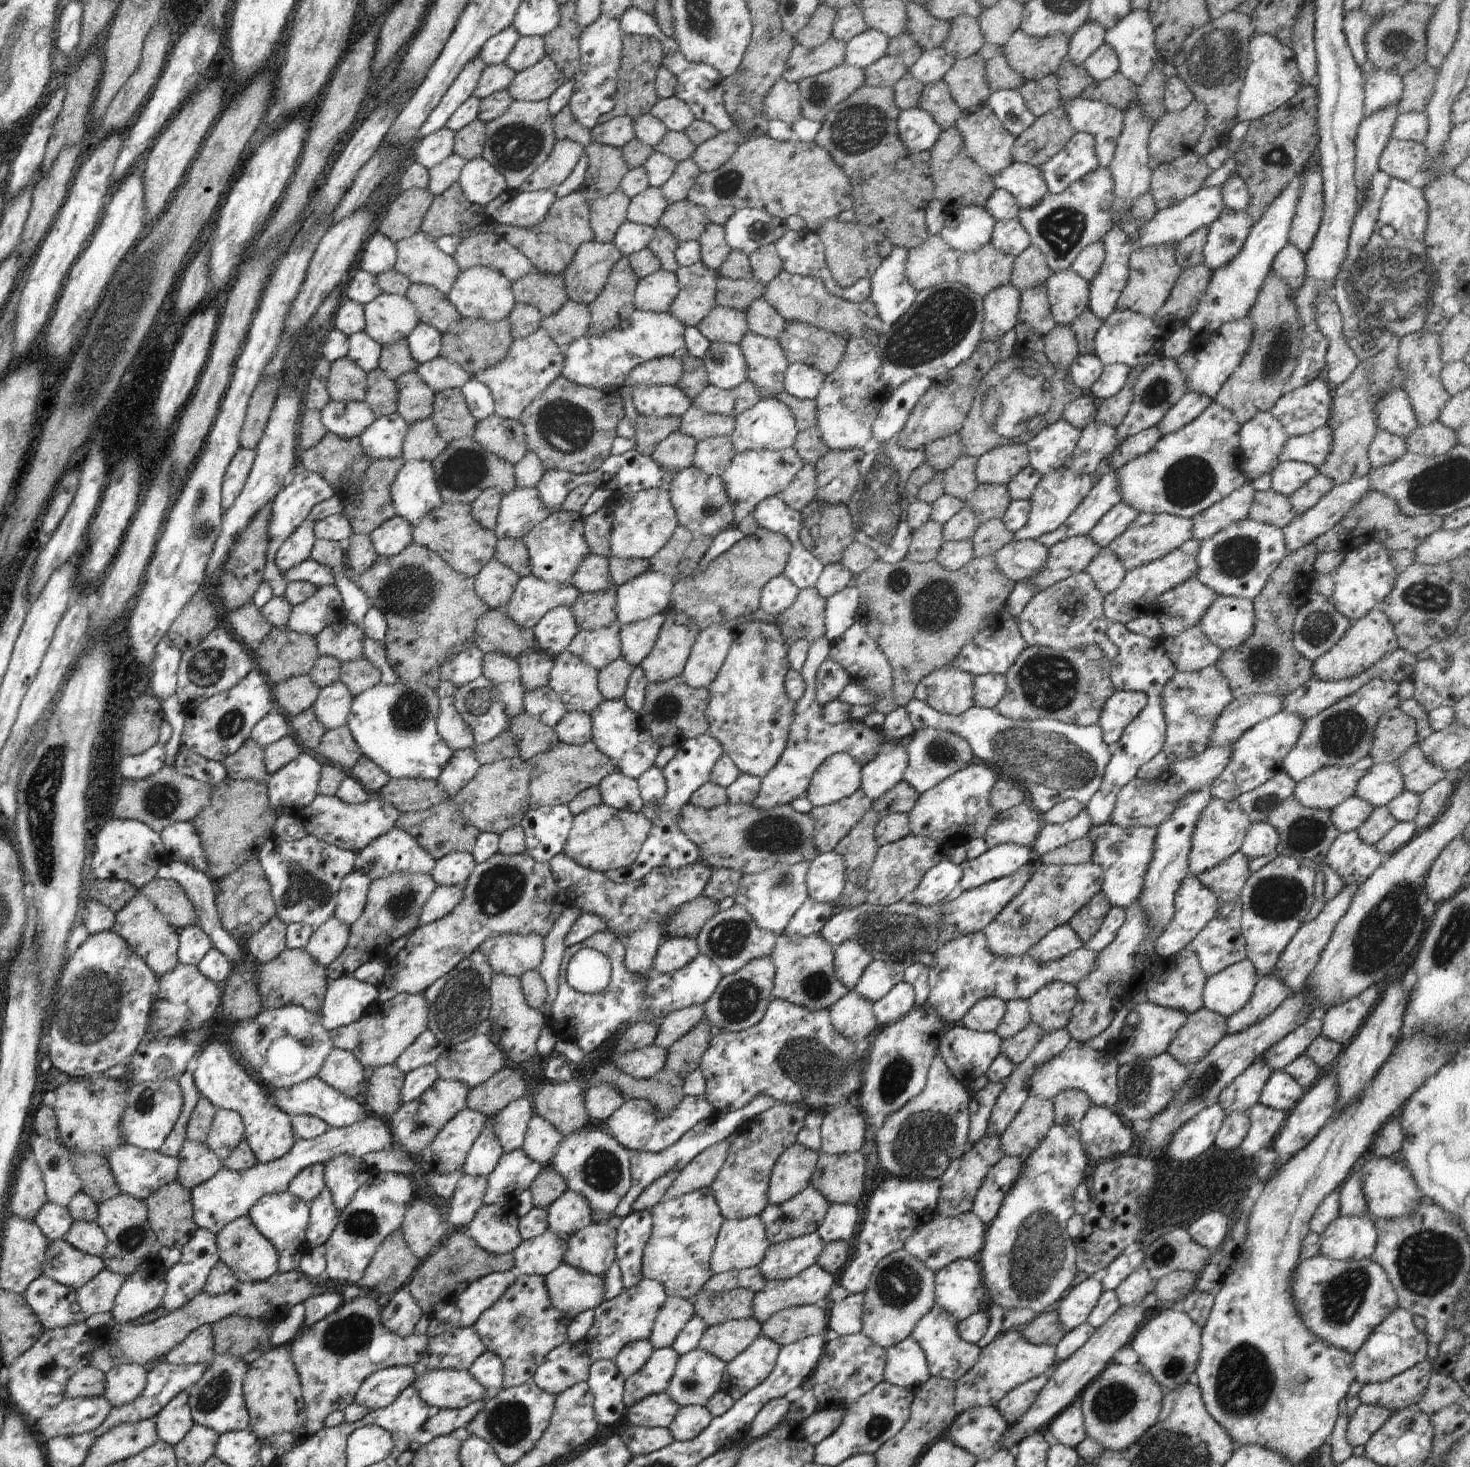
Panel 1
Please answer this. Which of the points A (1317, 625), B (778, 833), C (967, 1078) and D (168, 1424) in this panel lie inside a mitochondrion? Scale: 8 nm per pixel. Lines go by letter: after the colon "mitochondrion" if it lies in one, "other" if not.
A: mitochondrion
B: mitochondrion
C: other
D: other

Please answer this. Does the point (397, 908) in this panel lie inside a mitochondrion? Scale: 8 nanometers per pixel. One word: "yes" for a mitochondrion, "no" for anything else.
yes

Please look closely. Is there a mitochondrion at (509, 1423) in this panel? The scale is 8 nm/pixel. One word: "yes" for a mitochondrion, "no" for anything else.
yes

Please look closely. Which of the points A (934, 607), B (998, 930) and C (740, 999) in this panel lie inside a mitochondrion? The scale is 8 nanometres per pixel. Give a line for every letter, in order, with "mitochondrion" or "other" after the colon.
A: mitochondrion
B: other
C: mitochondrion

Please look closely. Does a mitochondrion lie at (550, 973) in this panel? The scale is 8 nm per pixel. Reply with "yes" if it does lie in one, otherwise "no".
no

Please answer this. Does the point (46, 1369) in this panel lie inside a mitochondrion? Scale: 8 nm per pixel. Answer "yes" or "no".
yes

